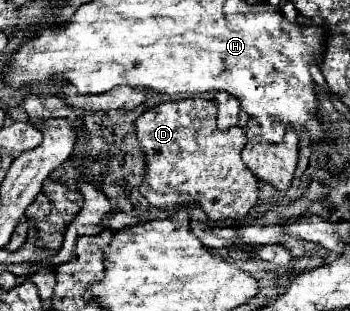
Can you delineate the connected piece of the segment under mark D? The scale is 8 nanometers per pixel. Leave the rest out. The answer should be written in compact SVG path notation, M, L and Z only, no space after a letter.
M182 99L182 101L160 103L154 109L144 111L134 121L140 149L146 157L146 175L140 183L140 193L148 199L152 207L175 209L183 204L183 197L190 197L194 203L198 203L200 209L204 209L210 221L222 221L222 219L240 221L252 209L258 197L258 179L240 159L240 153L246 145L244 133L240 127L230 127L228 131L220 131L216 118L217 107L214 101Z

